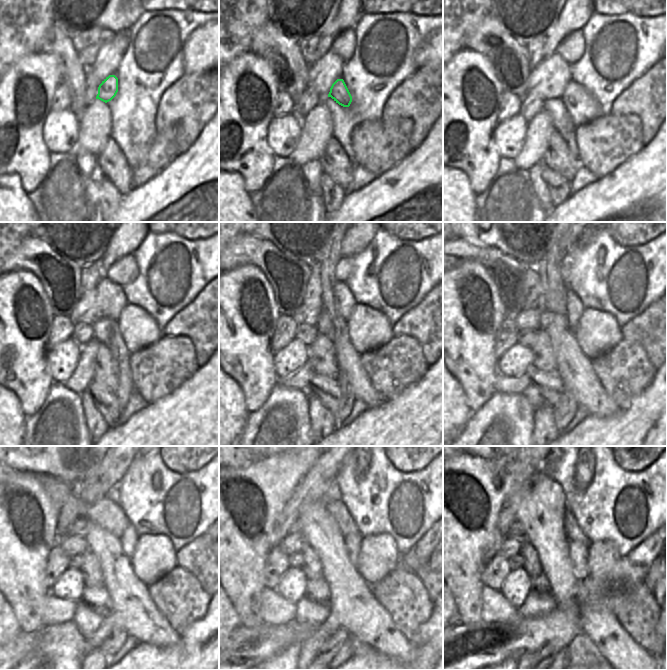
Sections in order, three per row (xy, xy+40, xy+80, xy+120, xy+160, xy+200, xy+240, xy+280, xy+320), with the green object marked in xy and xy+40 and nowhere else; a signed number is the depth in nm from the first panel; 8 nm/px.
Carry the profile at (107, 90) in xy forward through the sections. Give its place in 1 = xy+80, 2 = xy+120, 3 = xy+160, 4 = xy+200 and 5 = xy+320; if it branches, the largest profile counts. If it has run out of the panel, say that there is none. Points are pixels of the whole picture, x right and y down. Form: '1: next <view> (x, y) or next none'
1: next xy+80 (582, 107)
2: next xy+120 (138, 329)
3: next xy+160 (368, 329)
4: next xy+200 (597, 332)
5: next xy+320 (602, 555)

